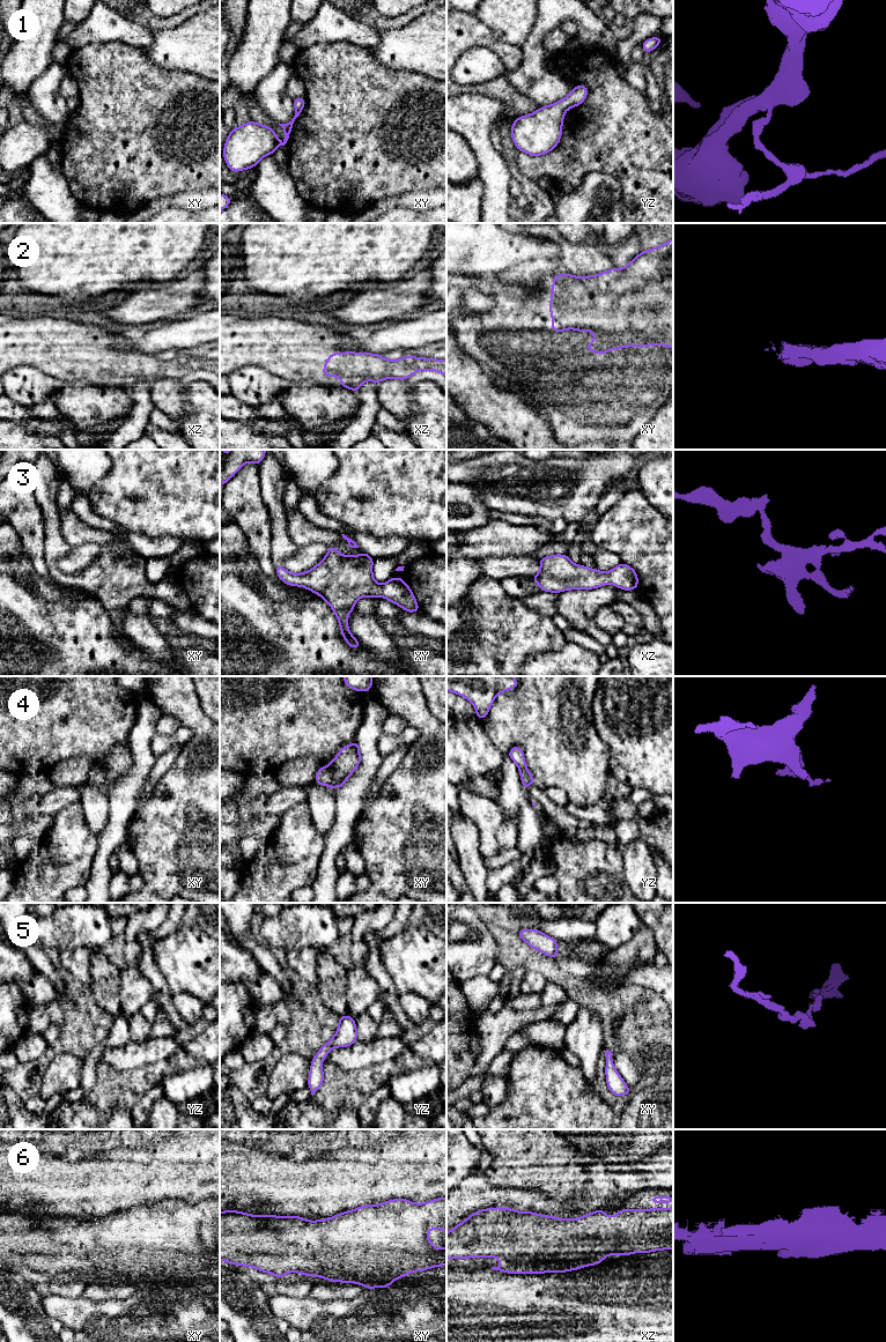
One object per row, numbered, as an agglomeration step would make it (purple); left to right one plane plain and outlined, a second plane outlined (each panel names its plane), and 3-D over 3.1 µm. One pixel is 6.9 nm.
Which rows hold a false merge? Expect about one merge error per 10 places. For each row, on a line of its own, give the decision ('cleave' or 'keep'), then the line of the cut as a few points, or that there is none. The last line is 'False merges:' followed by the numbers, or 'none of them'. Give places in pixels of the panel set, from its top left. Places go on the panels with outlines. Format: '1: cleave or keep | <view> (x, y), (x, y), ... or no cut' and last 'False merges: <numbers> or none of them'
1: keep | no cut
2: keep | no cut
3: keep | no cut
4: keep | no cut
5: keep | no cut
6: keep | no cut
False merges: none of them

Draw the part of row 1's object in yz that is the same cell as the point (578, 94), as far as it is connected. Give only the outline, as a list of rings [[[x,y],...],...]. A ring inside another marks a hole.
[[[575,86],[568,96],[556,103],[518,117],[510,129],[516,148],[532,156],[551,153],[560,142],[566,111],[581,105],[588,92],[586,86]]]

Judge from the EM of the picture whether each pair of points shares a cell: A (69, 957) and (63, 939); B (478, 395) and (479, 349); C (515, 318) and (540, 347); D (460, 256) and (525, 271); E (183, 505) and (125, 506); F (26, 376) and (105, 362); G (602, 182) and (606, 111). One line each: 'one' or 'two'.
A: two
B: two
C: one
D: two
E: one
F: two
G: two

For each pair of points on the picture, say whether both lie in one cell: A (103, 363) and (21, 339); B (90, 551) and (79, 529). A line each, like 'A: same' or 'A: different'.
A: same
B: different

